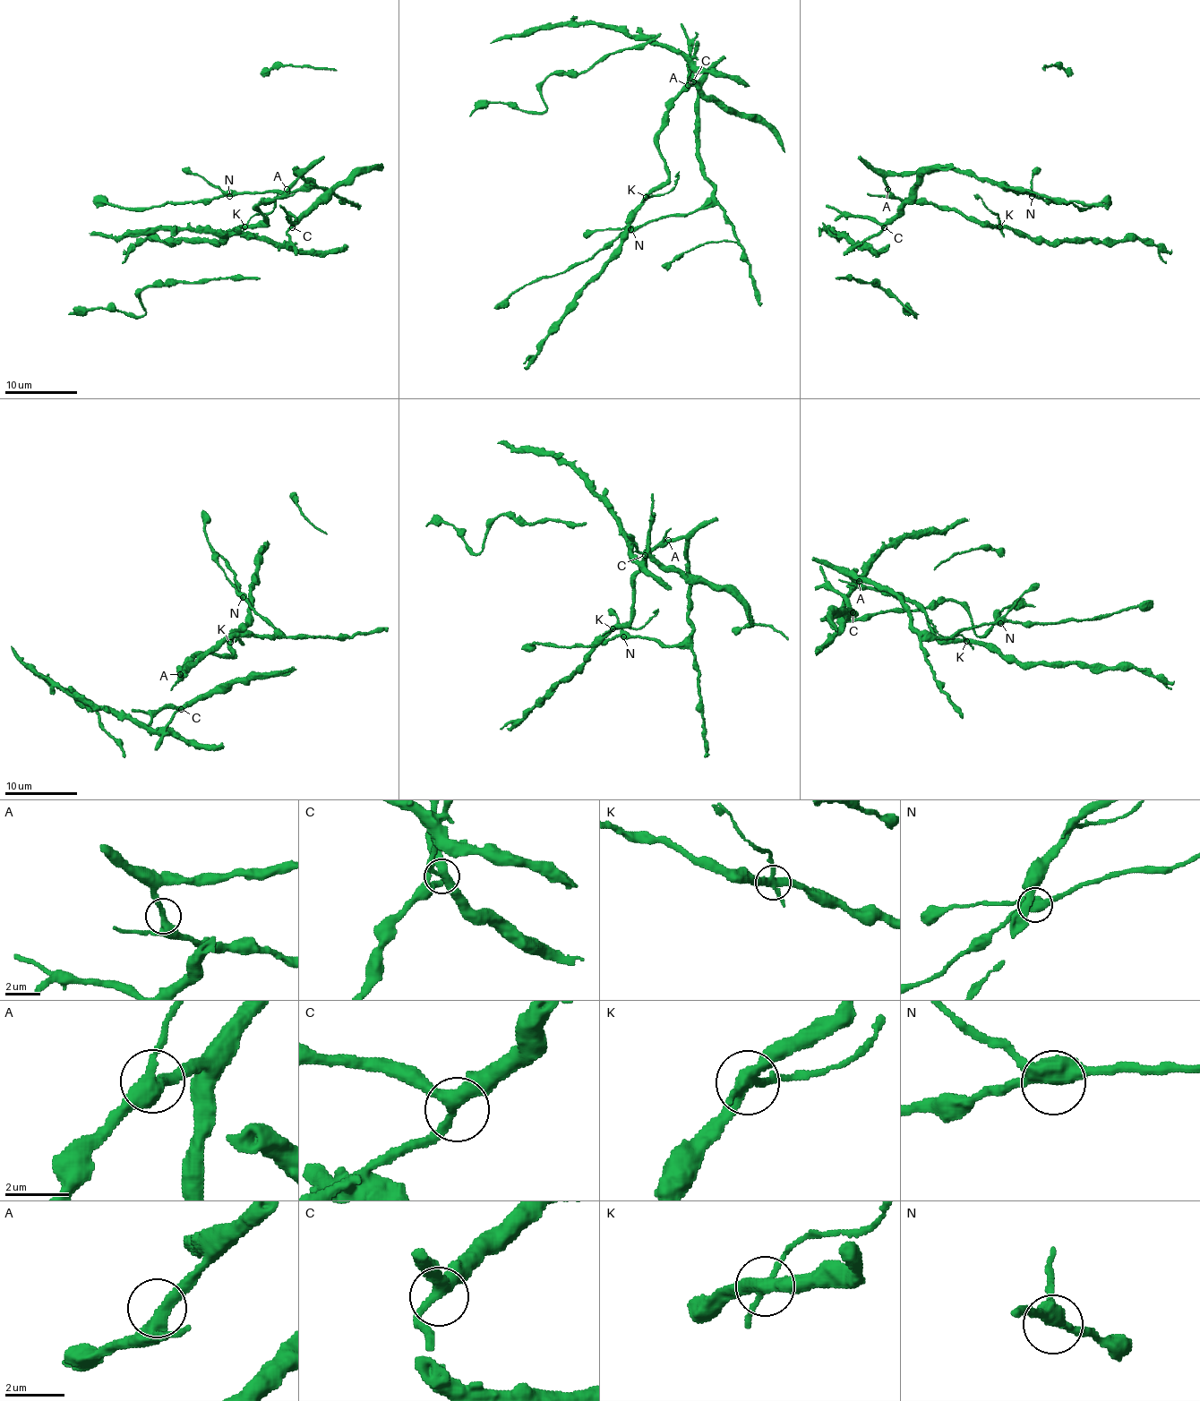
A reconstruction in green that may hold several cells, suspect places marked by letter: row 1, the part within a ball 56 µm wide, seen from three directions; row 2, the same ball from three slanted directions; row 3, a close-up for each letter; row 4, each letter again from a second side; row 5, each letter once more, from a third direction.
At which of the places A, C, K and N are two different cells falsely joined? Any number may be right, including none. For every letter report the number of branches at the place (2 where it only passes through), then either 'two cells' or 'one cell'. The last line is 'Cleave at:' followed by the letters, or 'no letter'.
A: 3 | one cell
C: 3 | one cell
K: 4 | two cells
N: 3 | one cell
Cleave at: K

